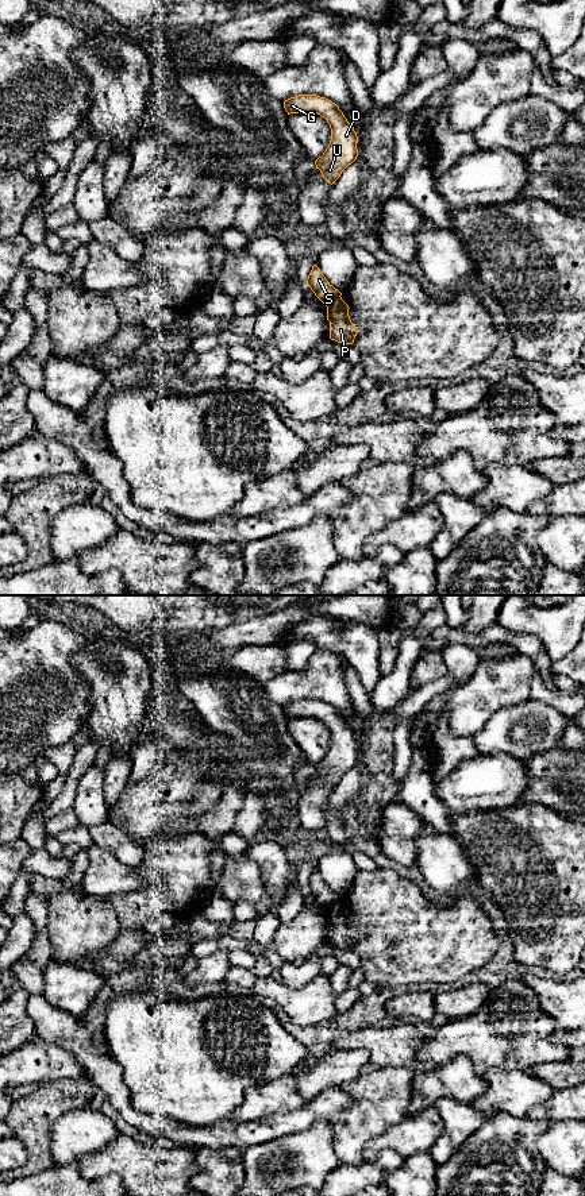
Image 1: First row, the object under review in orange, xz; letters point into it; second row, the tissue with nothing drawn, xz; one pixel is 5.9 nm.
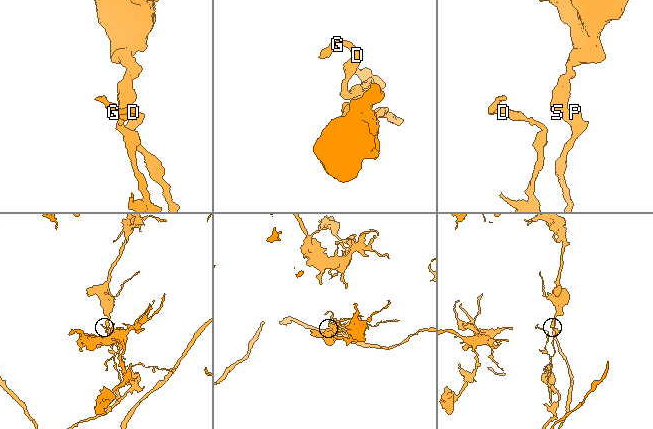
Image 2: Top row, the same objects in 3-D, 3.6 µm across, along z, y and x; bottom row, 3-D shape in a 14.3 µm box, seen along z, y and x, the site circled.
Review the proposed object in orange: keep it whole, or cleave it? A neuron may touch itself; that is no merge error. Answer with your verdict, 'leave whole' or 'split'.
split

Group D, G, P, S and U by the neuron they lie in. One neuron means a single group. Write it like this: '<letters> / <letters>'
D G P U / S

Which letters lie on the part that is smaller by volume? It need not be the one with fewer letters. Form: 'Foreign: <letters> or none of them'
Foreign: D, G, P, U

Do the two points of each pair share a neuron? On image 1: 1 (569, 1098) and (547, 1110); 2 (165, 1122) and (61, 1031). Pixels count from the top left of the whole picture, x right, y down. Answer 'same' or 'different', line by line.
1: same
2: same

